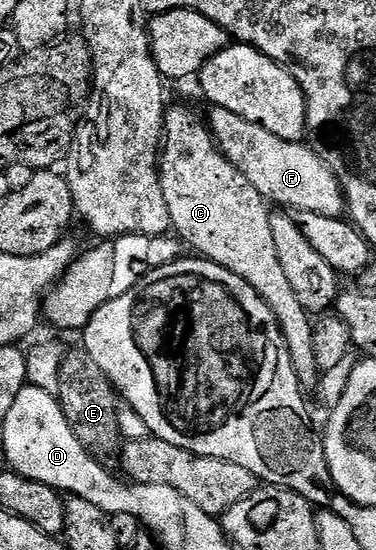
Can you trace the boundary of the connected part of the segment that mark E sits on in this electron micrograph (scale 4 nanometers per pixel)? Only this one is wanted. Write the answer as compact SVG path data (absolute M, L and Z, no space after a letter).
M85 350L67 351L62 358L62 369L58 372L58 403L64 410L64 418L68 418L68 426L80 438L80 442L95 458L107 458L119 451L124 437L118 421L120 397L114 390L109 378L92 362Z

